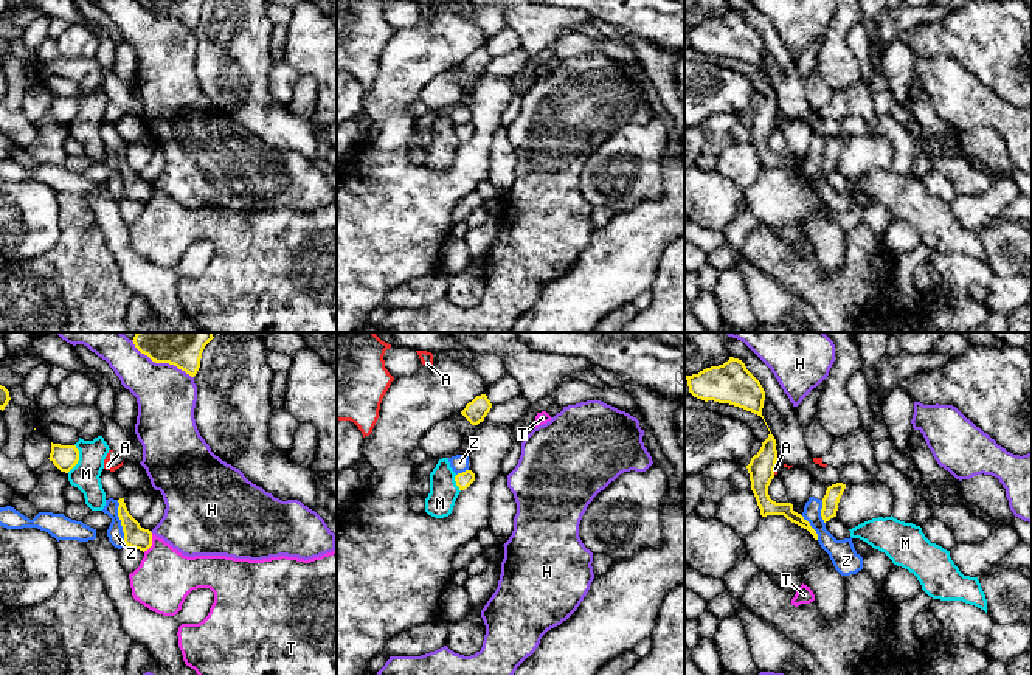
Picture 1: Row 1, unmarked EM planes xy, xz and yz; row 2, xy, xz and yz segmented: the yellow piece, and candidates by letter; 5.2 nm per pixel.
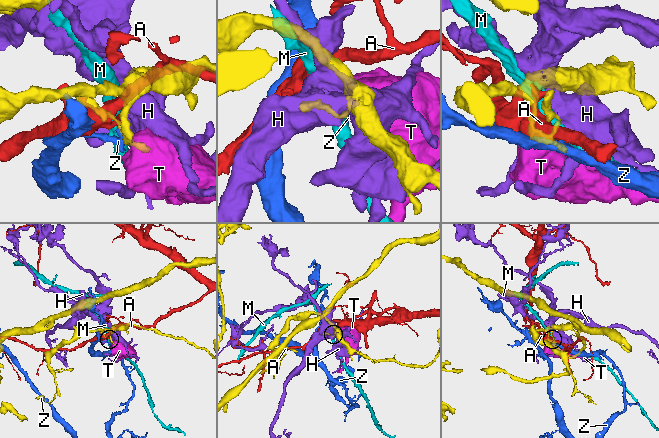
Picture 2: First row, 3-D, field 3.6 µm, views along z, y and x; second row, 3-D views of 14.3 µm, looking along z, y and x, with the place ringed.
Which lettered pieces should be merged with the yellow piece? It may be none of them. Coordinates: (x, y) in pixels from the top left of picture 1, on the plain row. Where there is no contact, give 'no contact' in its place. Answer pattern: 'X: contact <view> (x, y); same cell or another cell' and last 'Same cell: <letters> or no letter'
A: contact yz (773, 124); another cell
H: contact xy (165, 14); another cell
M: contact xy (78, 110); another cell
T: contact xy (151, 196); another cell
Z: contact xy (121, 176); another cell
Same cell: no letter

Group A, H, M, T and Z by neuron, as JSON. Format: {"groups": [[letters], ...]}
{"groups": [["A"], ["H"], ["M"], ["T"], ["Z"]]}

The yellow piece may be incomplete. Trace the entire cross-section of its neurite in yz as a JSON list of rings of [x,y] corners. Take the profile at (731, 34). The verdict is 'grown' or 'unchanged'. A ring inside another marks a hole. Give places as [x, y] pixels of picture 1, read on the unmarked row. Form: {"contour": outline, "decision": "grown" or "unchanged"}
{"contour": [[[739,11],[686,28],[689,45],[705,54],[729,56],[762,68],[765,43]]], "decision": "unchanged"}

